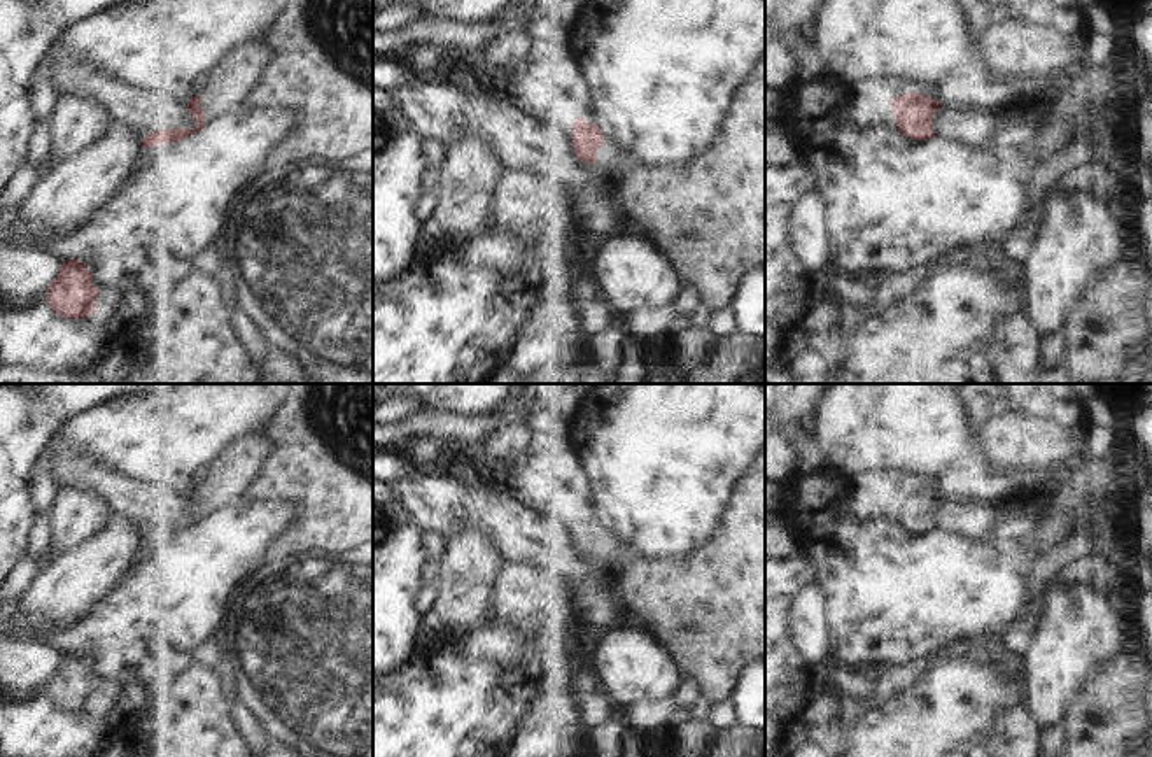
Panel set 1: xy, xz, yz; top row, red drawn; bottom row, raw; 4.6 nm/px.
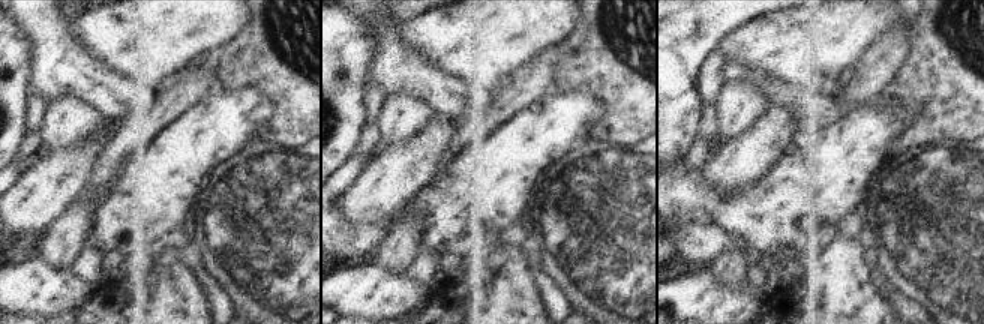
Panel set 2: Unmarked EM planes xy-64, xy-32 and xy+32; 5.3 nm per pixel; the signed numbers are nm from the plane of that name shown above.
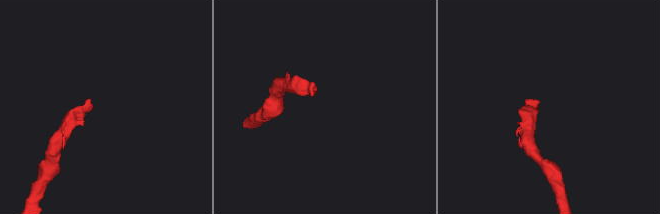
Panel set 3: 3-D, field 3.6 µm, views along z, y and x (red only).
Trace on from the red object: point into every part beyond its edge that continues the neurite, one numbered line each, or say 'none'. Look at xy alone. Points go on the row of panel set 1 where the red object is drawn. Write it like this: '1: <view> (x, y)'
none

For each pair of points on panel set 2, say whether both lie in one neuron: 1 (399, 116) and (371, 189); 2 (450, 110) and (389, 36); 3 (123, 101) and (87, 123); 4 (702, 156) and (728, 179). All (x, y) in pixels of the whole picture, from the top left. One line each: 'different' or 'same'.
1: different
2: same
3: different
4: different

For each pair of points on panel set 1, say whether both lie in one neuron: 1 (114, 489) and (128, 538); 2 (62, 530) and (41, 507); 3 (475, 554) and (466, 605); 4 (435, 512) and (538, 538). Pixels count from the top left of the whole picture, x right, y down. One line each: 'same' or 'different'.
1: different
2: different
3: same
4: same

